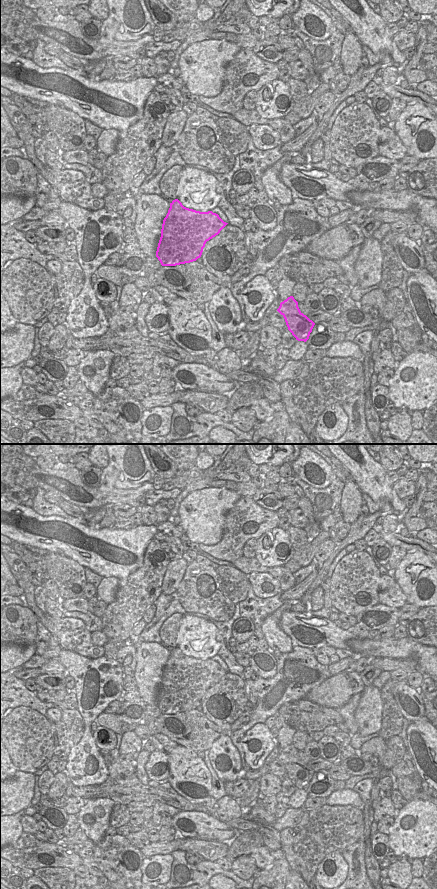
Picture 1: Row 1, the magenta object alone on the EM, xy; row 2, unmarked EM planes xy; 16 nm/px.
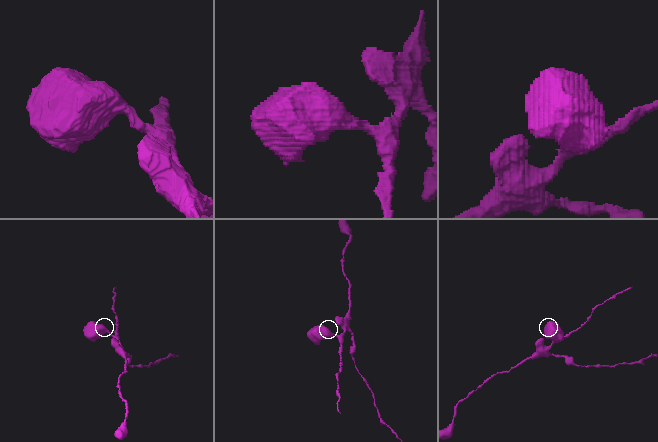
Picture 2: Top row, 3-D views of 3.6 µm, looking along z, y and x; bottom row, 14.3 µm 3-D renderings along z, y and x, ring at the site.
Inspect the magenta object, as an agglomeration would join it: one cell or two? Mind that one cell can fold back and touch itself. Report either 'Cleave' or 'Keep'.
Keep

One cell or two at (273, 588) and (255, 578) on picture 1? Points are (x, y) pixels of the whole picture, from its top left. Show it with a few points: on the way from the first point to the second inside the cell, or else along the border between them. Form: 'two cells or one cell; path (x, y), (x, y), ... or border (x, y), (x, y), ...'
one cell; path (269, 587), (259, 581)

